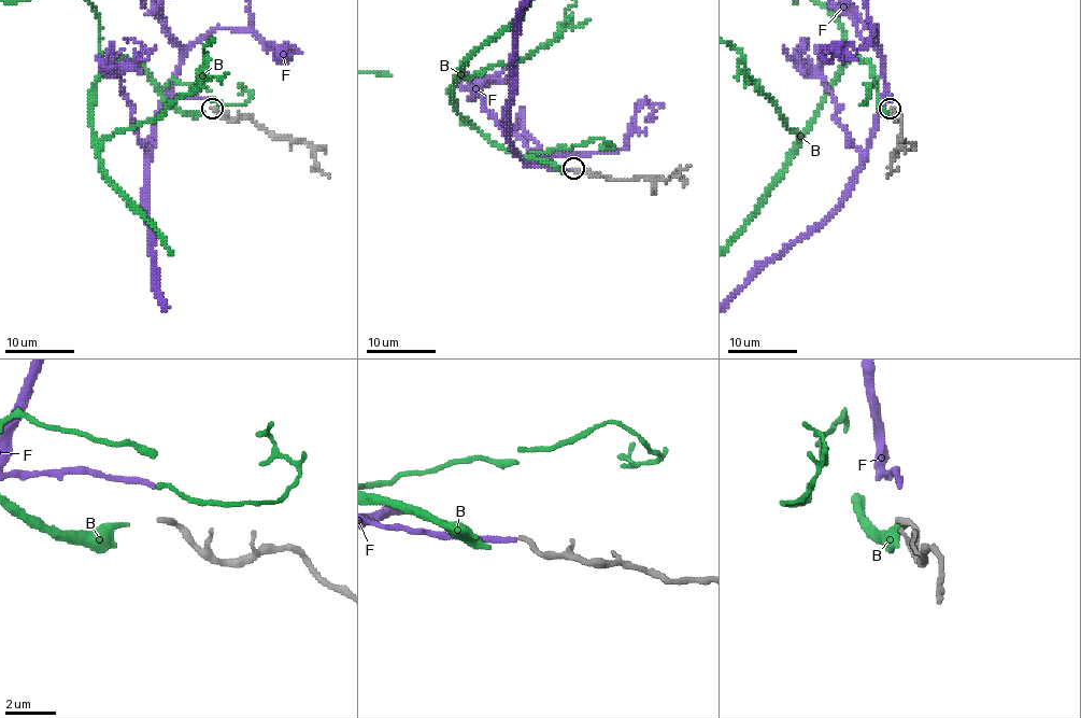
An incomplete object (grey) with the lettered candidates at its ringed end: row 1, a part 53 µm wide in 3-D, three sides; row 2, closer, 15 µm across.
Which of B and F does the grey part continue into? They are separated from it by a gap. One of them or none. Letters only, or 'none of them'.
F

